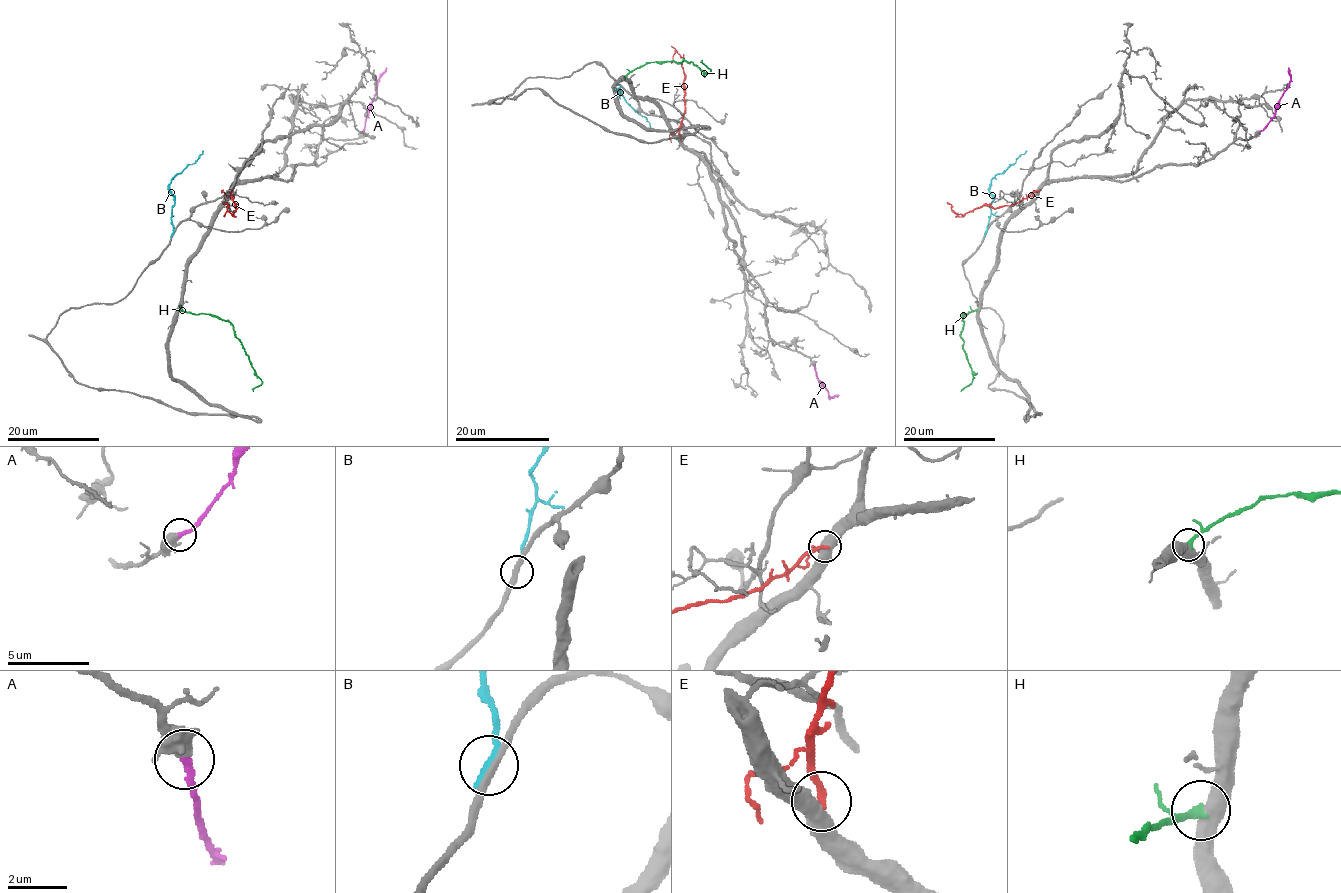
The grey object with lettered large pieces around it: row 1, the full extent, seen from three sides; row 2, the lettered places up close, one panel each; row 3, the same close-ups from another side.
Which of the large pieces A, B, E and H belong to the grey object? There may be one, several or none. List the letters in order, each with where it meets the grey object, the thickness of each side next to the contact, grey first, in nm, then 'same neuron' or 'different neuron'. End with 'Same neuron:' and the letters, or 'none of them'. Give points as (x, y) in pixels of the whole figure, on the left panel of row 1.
A: contact (363, 131); calibres 420 and 280 nm; same neuron
B: contact (172, 234); calibres 280 and 240 nm; different neuron
E: contact (232, 190); calibres 550 and 240 nm; different neuron
H: contact (178, 309); calibres 550 and 300 nm; different neuron
Same neuron: A

